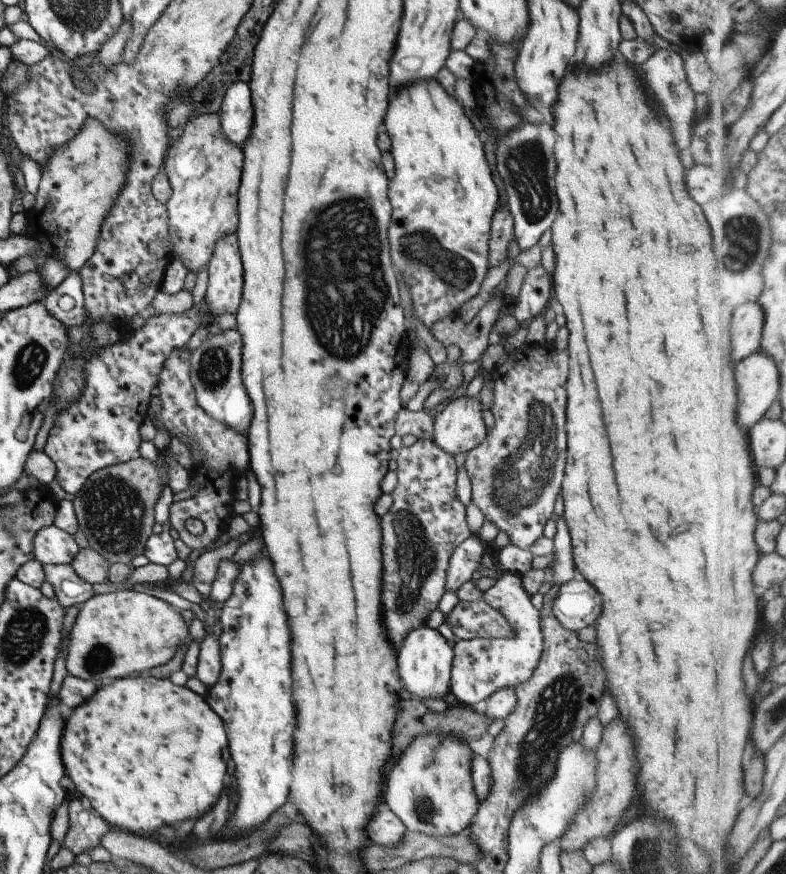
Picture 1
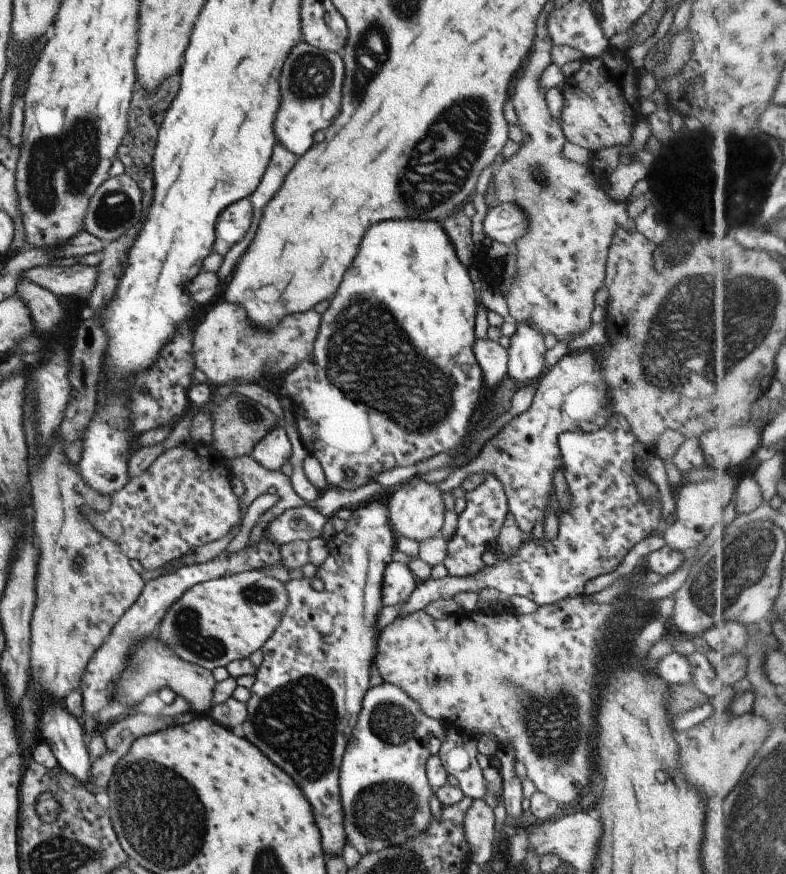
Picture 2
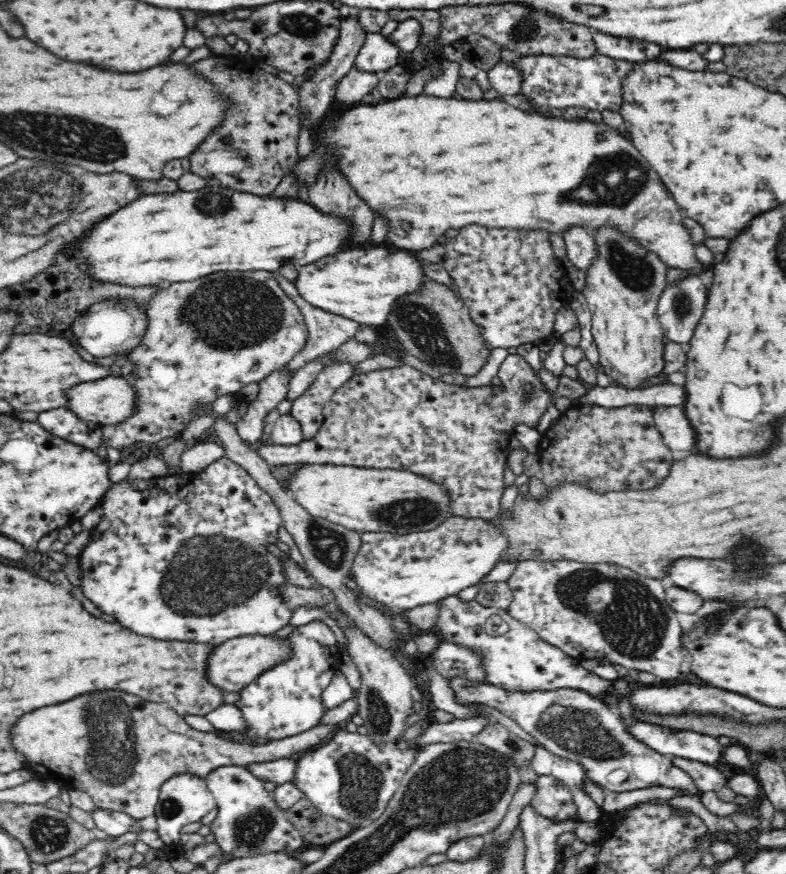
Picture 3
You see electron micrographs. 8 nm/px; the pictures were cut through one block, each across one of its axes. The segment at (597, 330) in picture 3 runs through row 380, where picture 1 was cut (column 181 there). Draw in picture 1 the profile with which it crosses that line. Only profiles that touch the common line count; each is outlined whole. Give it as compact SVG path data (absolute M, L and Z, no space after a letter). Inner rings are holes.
M132 589L93 595L82 602L68 632L65 668L69 675L99 686L165 664L187 638L180 612L161 599Z

